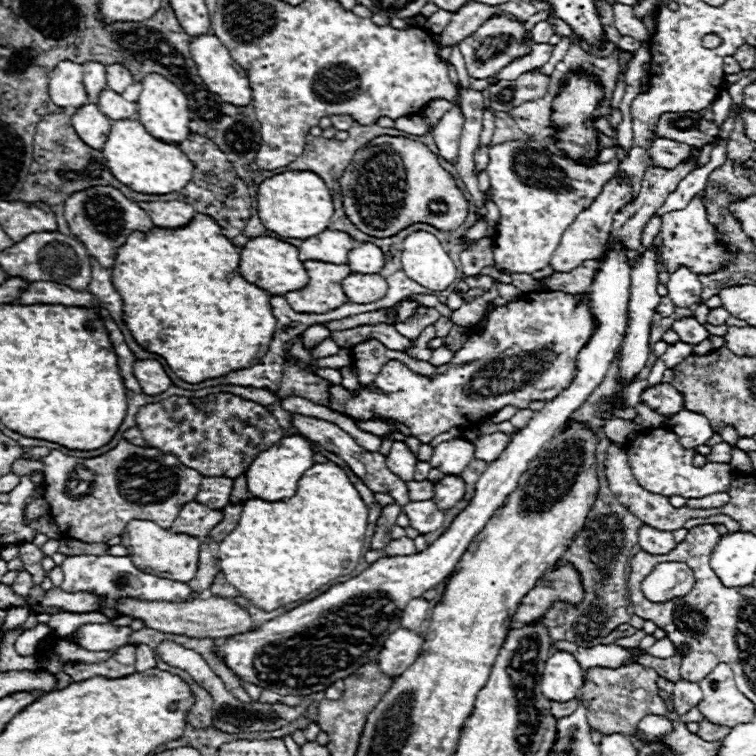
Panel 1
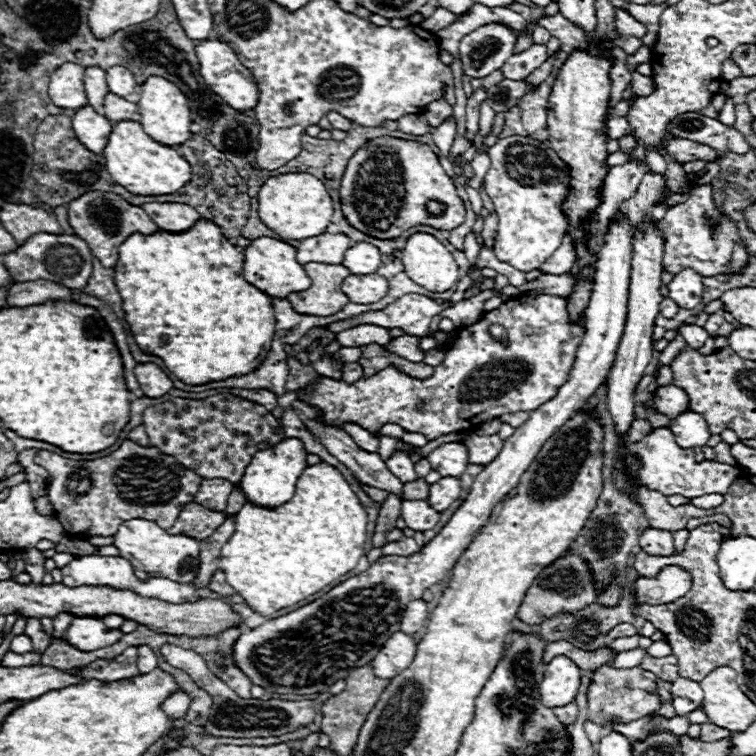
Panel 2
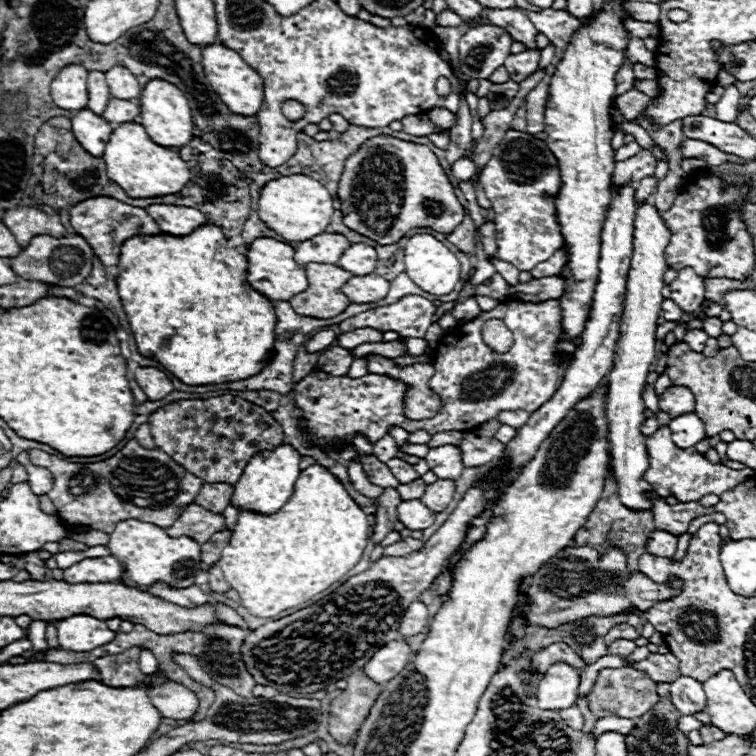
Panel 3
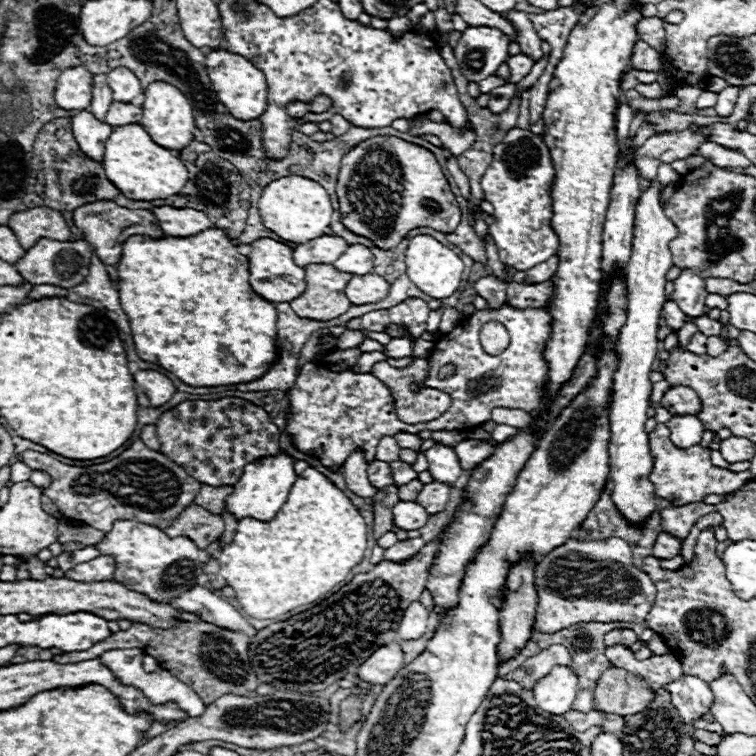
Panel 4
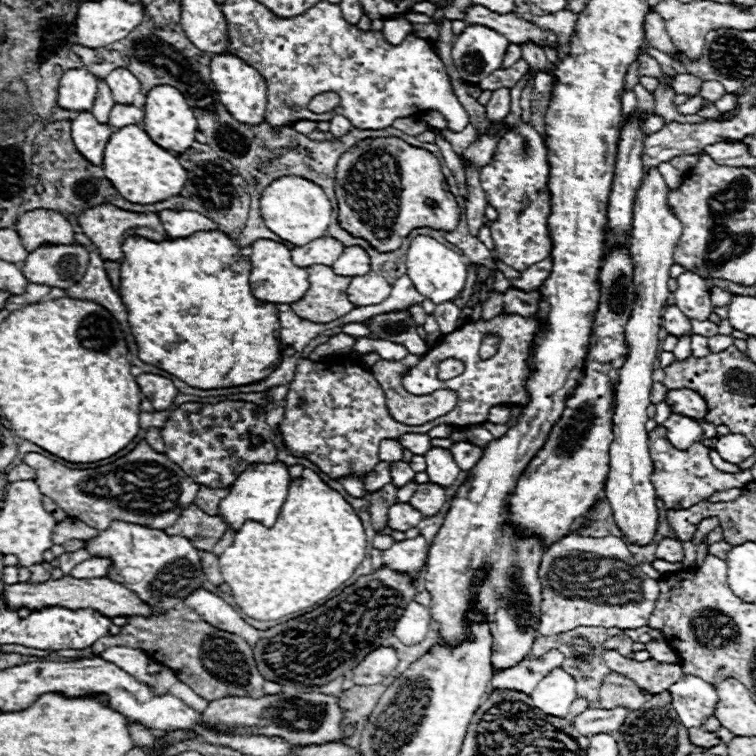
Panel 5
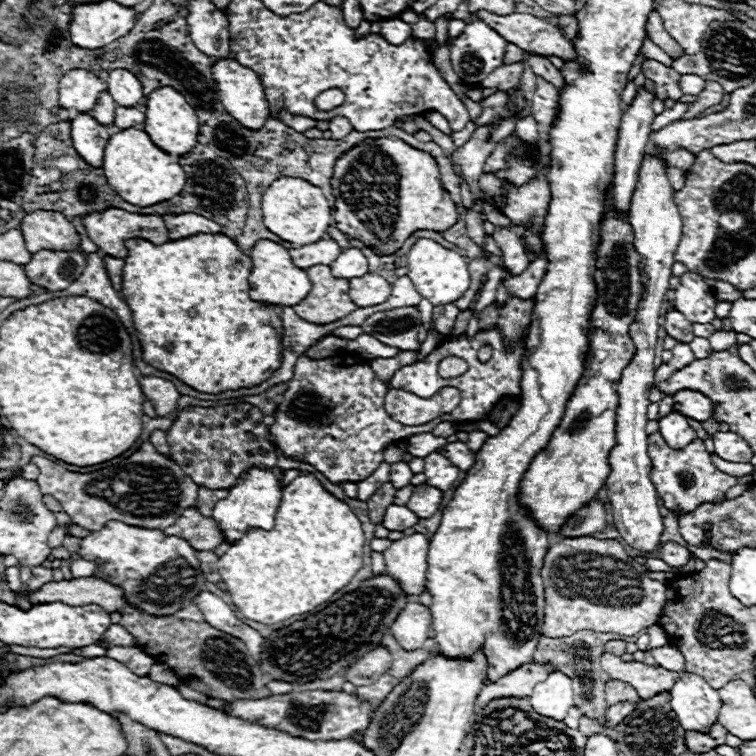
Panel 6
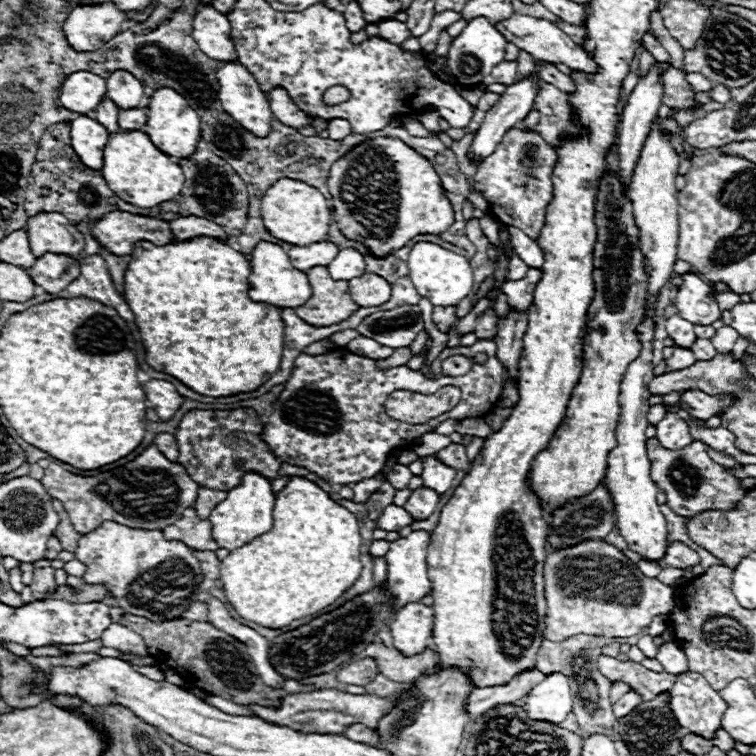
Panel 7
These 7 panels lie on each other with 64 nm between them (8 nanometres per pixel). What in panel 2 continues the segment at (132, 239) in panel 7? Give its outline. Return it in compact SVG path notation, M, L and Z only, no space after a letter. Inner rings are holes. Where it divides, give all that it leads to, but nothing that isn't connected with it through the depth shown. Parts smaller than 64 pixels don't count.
M88 192L68 204L68 222L74 228L74 234L84 238L90 246L92 254L102 262L106 268L114 268L118 260L118 246L134 232L140 234L154 234L160 228L152 222L152 218L140 208L128 204L122 196L110 192Z

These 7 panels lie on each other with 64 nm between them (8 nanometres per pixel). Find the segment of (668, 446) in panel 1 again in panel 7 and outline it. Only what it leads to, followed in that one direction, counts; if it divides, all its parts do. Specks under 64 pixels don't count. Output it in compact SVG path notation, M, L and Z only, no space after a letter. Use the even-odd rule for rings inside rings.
M656 438L648 440L648 458L652 462L652 480L666 494L668 506L686 518L702 514L706 510L732 510L740 502L748 488L740 486L740 480L728 474L720 464L708 458L706 446L694 440L682 450L666 450Z

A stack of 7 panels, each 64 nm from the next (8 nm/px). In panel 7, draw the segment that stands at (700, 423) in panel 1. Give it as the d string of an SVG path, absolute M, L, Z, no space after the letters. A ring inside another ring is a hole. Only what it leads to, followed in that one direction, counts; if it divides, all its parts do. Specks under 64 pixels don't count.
M666 414L666 418L656 426L656 438L668 450L678 450L692 442L686 422L676 414Z

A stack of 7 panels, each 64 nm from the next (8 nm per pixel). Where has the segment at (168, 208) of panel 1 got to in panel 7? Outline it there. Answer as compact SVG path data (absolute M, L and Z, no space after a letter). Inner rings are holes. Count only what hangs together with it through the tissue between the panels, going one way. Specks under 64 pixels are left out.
M186 216L186 218L172 220L170 230L174 232L174 238L178 238L178 240L192 240L198 236L208 236L208 238L228 242L228 236L222 232L222 228L218 224L198 218L198 216Z

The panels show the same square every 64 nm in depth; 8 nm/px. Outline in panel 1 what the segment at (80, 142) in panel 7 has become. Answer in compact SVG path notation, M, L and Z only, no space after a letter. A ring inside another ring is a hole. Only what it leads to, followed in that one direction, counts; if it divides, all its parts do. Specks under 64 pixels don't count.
M86 104L76 110L72 116L72 126L76 134L94 150L102 150L106 144L106 138L110 134L112 120L106 118L96 104Z

